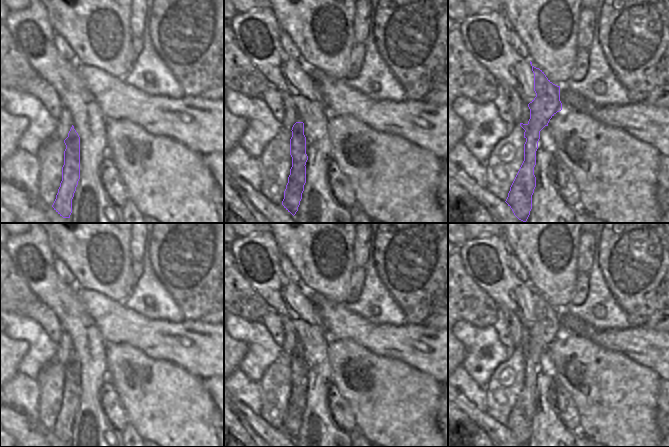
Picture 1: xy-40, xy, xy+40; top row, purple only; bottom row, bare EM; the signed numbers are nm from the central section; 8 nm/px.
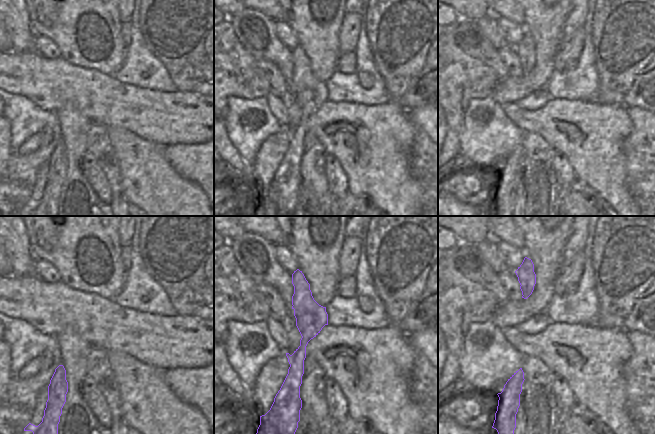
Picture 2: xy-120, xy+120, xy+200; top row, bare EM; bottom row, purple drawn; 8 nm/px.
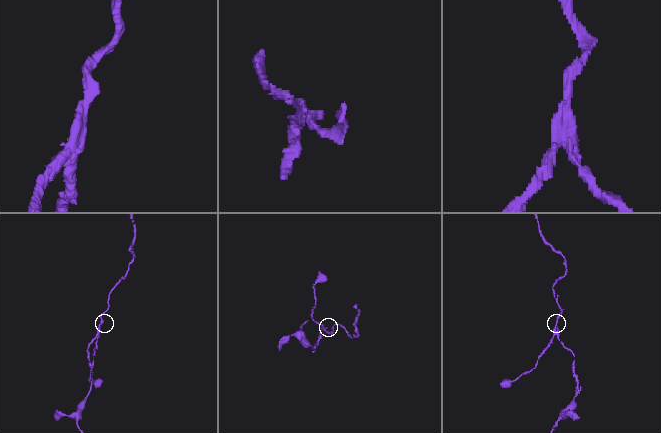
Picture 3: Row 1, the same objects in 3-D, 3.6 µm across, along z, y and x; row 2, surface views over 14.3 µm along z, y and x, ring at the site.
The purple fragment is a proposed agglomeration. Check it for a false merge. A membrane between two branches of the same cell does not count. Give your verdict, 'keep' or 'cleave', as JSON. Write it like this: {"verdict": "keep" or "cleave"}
{"verdict": "cleave"}

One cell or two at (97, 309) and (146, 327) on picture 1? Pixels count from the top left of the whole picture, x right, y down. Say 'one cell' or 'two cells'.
one cell

